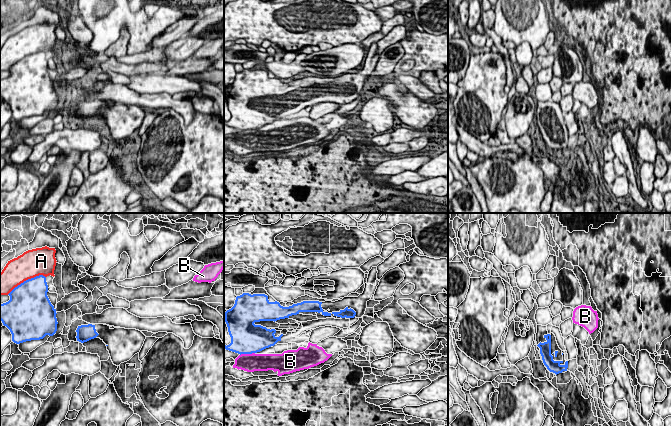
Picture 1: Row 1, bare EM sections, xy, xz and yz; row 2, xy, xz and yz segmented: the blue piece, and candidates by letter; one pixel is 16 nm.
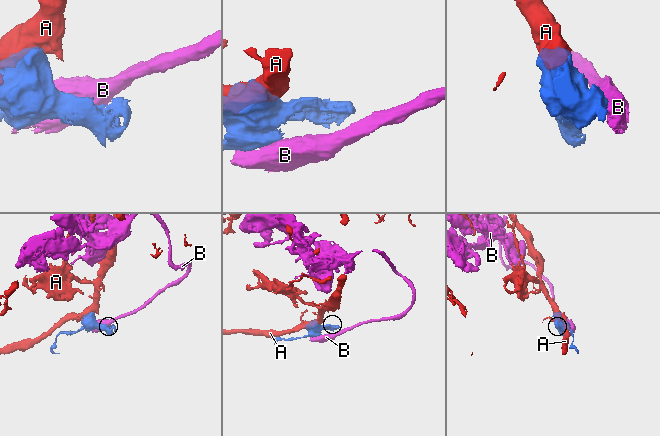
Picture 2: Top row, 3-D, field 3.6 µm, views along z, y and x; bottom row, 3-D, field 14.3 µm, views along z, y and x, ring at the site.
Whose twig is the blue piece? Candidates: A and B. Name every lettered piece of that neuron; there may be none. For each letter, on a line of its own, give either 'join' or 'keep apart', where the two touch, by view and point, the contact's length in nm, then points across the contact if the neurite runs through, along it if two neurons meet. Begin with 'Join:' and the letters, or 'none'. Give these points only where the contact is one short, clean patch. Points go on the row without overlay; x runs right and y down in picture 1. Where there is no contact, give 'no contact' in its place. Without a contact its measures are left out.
Join: none
A: keep apart; meets blue in xy at (26, 56); contact 700 nm long
B: keep apart; meets blue in xz at (247, 129); contact 240 nm long

